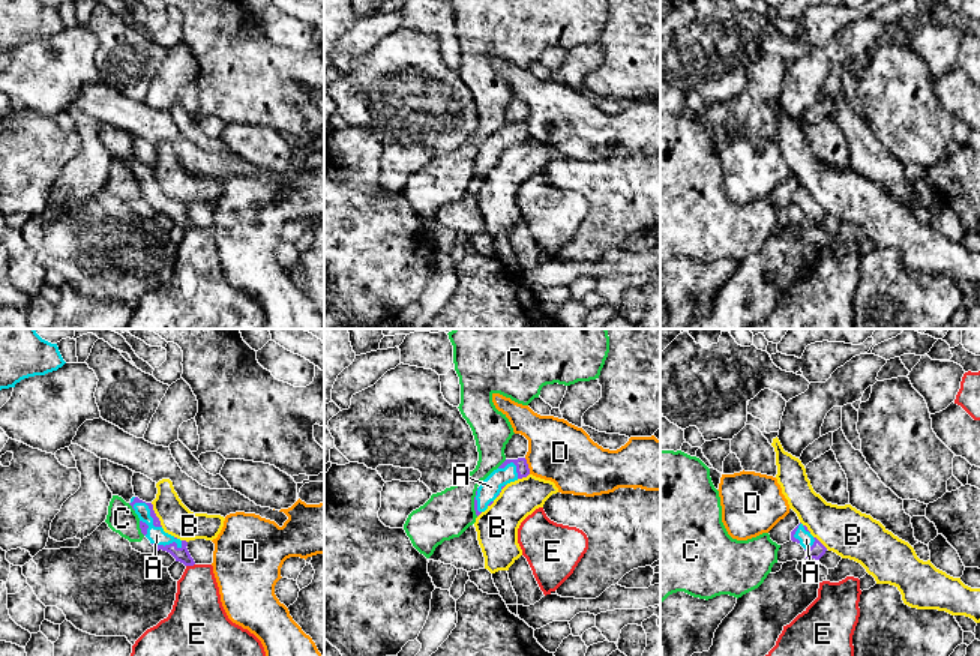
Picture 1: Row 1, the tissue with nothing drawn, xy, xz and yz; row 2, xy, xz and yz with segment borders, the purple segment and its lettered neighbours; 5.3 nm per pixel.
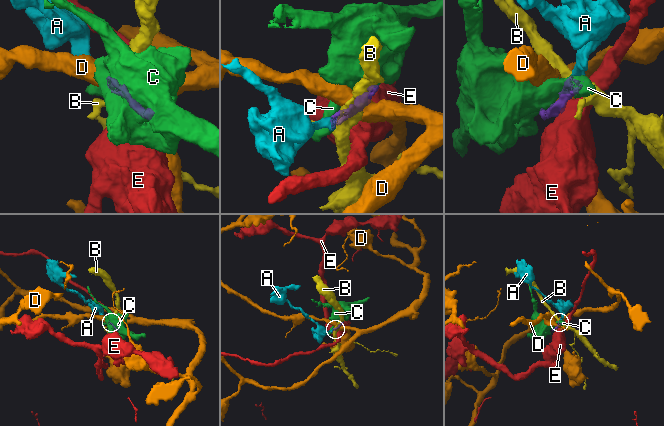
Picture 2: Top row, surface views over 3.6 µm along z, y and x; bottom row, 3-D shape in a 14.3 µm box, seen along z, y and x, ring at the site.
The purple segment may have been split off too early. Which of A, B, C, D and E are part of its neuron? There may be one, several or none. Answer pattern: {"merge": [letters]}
{"merge": ["A"]}

